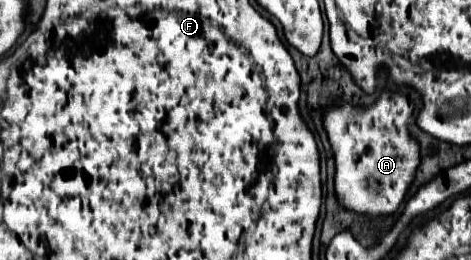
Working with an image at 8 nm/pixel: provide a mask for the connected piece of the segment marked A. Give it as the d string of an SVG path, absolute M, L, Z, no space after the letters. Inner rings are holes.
M384 91L380 99L370 109L356 109L348 103L340 107L328 107L324 113L324 127L328 131L328 139L332 143L336 155L336 195L344 209L348 211L364 211L370 217L376 215L390 215L394 213L414 179L414 173L420 165L418 157L418 143L410 137L408 119L412 117L416 105L402 93Z

